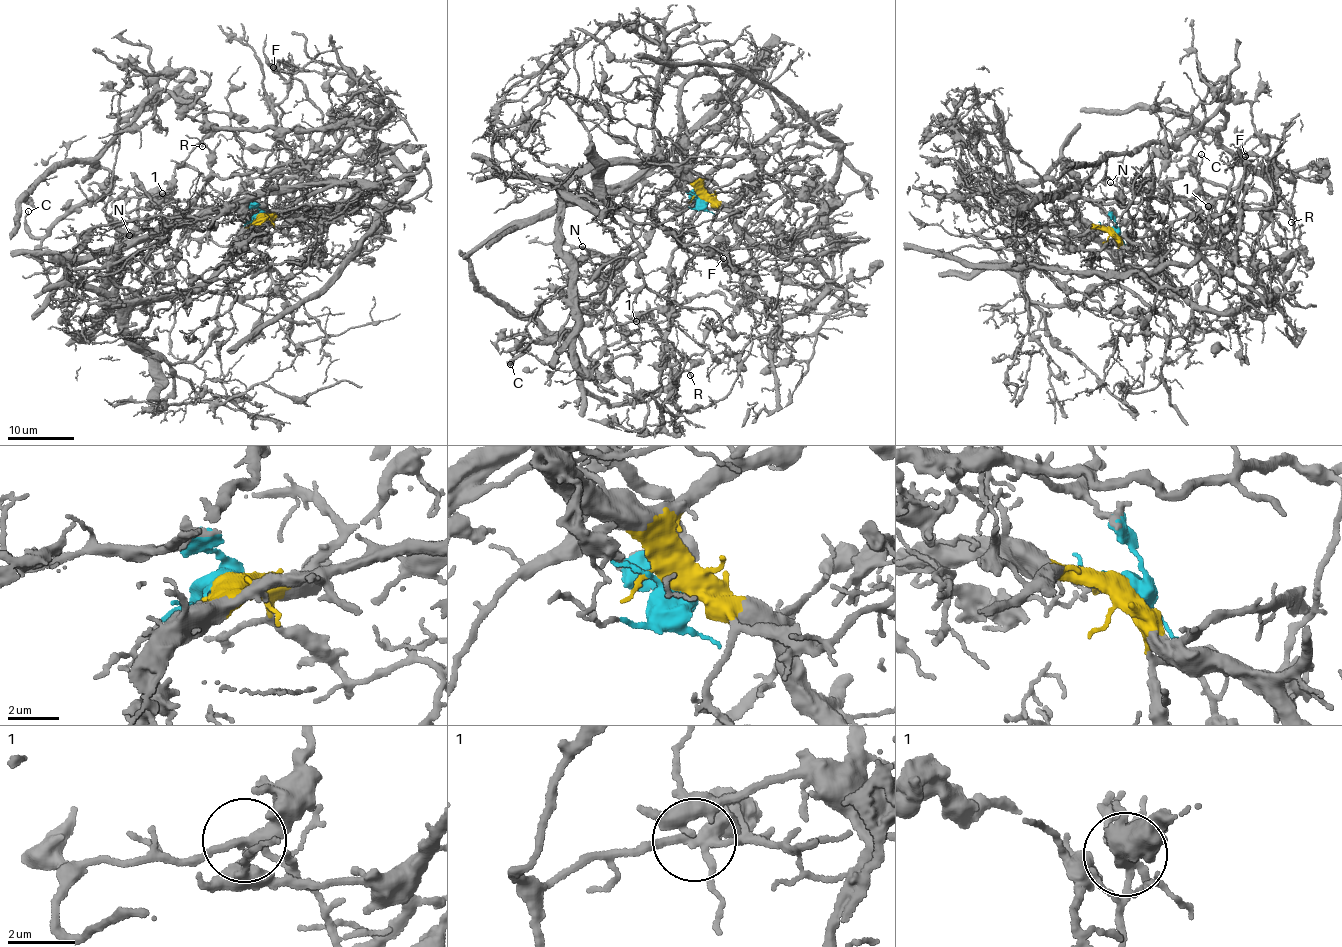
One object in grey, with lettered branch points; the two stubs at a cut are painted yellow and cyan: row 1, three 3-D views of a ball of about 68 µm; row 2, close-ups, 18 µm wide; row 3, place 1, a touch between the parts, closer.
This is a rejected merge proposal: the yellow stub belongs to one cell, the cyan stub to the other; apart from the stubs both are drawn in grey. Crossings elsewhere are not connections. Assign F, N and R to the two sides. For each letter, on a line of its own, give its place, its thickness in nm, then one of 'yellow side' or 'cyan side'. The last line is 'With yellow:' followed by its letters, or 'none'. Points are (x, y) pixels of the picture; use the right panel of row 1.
F: at (1245, 156); 80 nm thick; yellow side
N: at (1110, 182); 160 nm thick; cyan side
R: at (1291, 222); 130 nm thick; cyan side
With yellow: F

